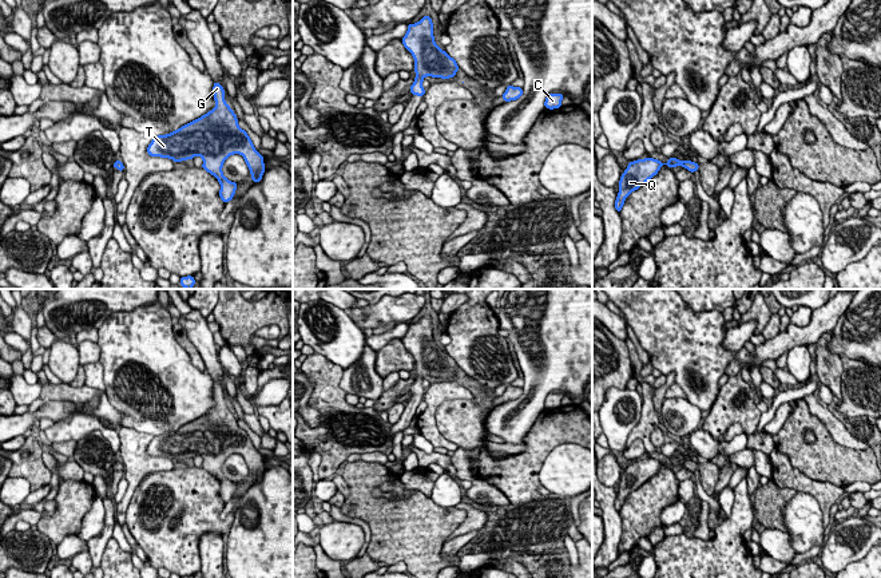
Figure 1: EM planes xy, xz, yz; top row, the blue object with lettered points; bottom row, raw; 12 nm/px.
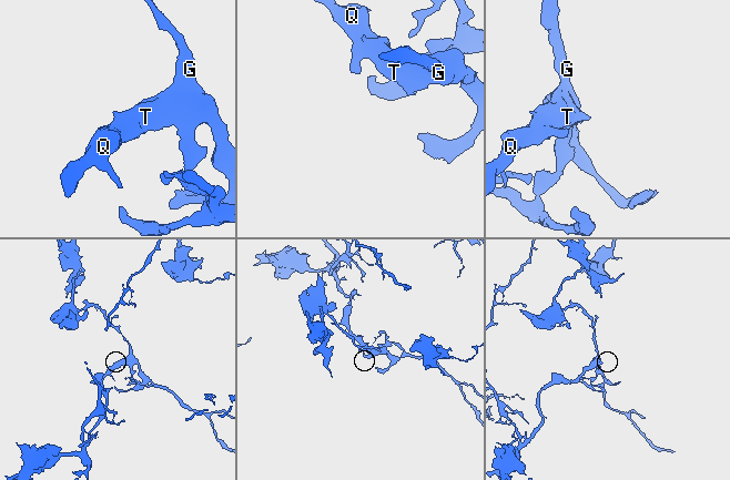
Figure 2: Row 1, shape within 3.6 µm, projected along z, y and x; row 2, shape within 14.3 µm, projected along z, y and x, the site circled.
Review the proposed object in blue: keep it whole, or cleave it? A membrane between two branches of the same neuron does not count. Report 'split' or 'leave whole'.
leave whole

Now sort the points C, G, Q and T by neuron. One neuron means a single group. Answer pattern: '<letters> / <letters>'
C G Q T

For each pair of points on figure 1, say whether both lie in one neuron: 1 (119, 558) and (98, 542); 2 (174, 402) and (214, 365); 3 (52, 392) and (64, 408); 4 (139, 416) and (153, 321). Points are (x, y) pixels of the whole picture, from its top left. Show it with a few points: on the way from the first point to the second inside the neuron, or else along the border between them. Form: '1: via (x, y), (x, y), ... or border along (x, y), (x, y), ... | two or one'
1: border along (111, 537), (99, 563) | two
2: border along (206, 371), (214, 380) | two
3: border along (79, 402), (47, 402), (43, 406) | two
4: via (155, 392), (157, 376), (153, 372), (153, 345) | one

